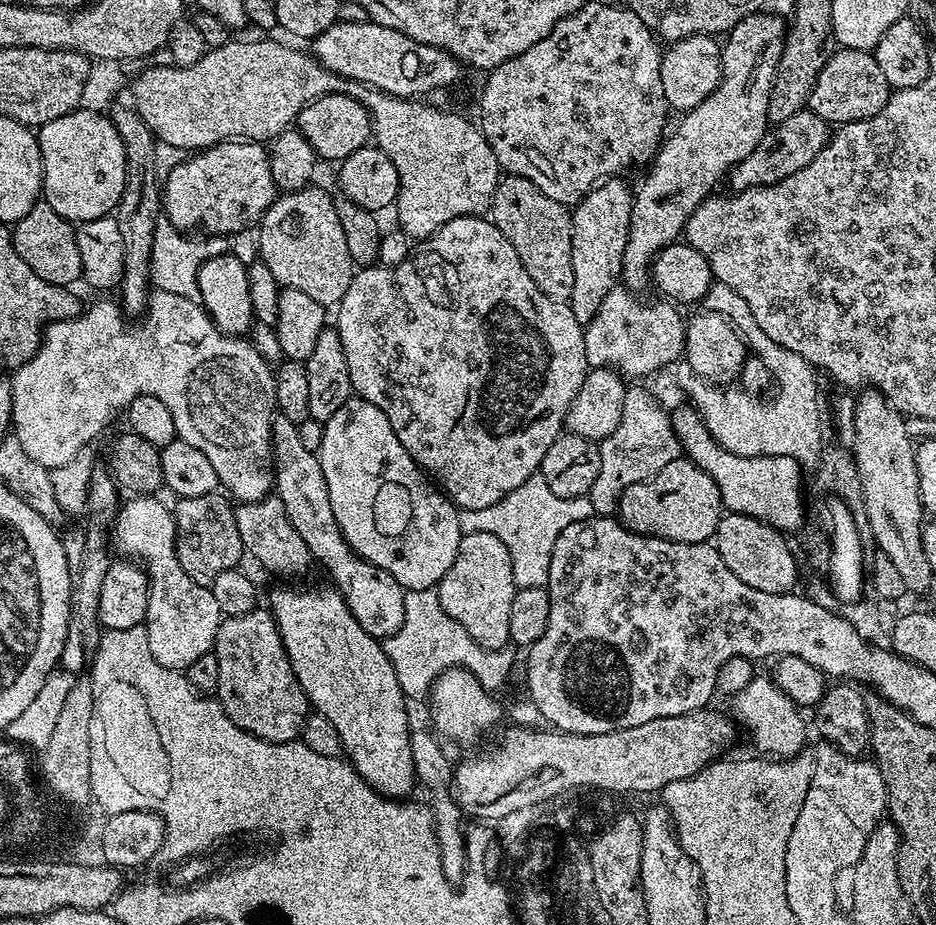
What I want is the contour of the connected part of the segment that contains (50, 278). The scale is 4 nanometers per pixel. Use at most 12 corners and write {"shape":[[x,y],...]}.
{"shape":[[38,202],[10,228],[18,258],[51,284],[75,285],[73,221]]}

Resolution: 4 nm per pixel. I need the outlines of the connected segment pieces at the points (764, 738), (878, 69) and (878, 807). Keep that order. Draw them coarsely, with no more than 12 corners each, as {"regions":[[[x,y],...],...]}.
{"regions":[[[771,675],[731,697],[768,758],[805,751],[801,709]],[[840,48],[806,107],[830,126],[874,118],[889,95],[871,51]],[[820,742],[812,782],[867,839],[888,810],[875,759]]]}

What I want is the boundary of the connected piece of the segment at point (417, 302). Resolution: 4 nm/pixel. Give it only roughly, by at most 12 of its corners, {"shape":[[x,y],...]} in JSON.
{"shape":[[483,215],[340,299],[353,393],[460,510],[590,371]]}

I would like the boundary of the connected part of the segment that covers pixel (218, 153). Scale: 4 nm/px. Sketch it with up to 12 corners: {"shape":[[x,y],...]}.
{"shape":[[224,140],[162,180],[185,233],[255,229],[278,189],[269,149]]}

